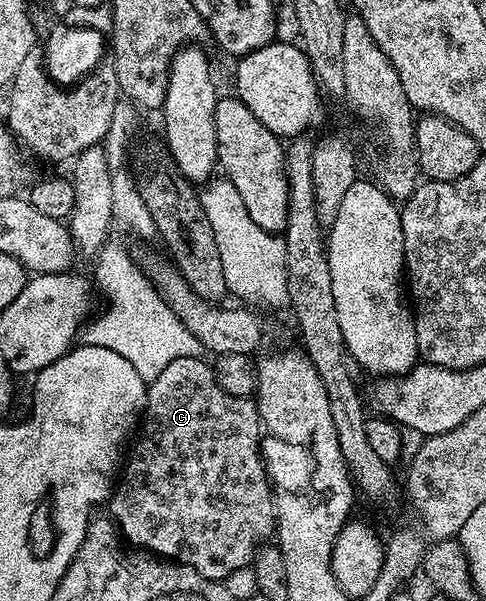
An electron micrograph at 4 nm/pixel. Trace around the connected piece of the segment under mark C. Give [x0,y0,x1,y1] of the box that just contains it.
[106,359,278,580]

